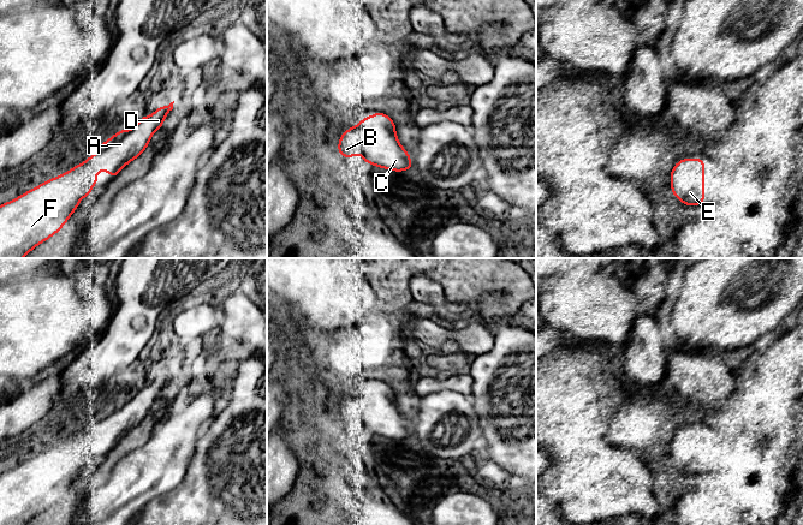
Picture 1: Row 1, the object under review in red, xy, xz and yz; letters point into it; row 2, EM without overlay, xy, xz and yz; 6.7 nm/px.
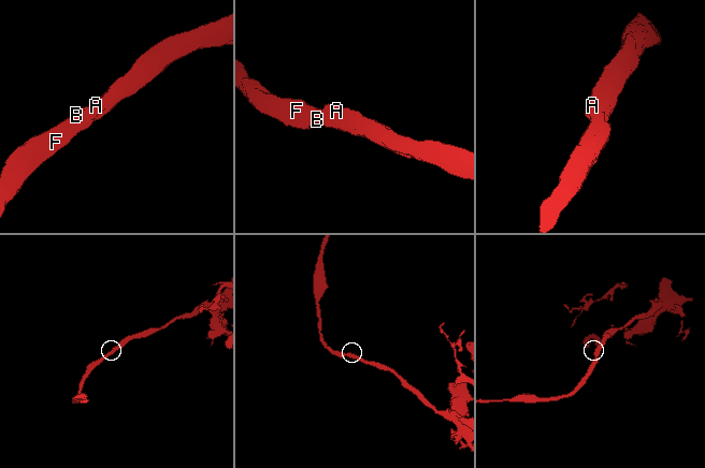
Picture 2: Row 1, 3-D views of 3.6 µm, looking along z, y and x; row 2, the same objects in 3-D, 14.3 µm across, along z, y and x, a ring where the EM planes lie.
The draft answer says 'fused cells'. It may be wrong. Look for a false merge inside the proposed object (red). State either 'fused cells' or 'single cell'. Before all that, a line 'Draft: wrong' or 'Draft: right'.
Draft: wrong
single cell

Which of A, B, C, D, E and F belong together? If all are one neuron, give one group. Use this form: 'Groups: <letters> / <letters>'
Groups: A B C D E F

